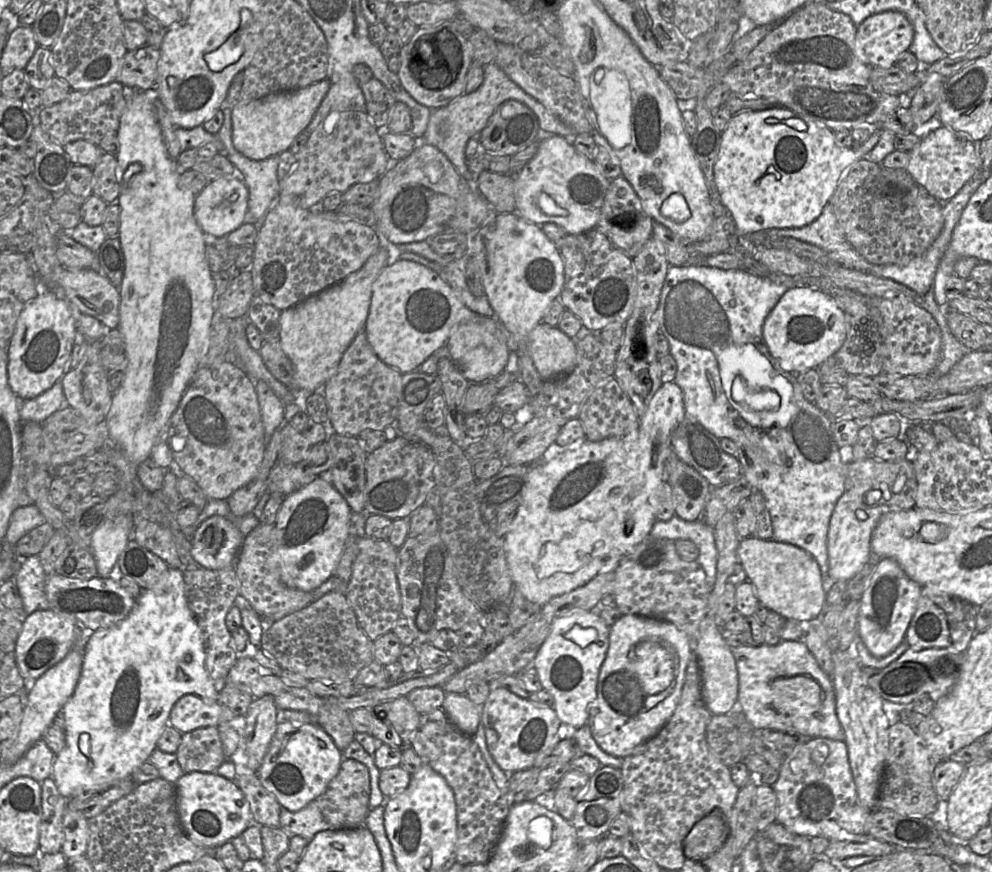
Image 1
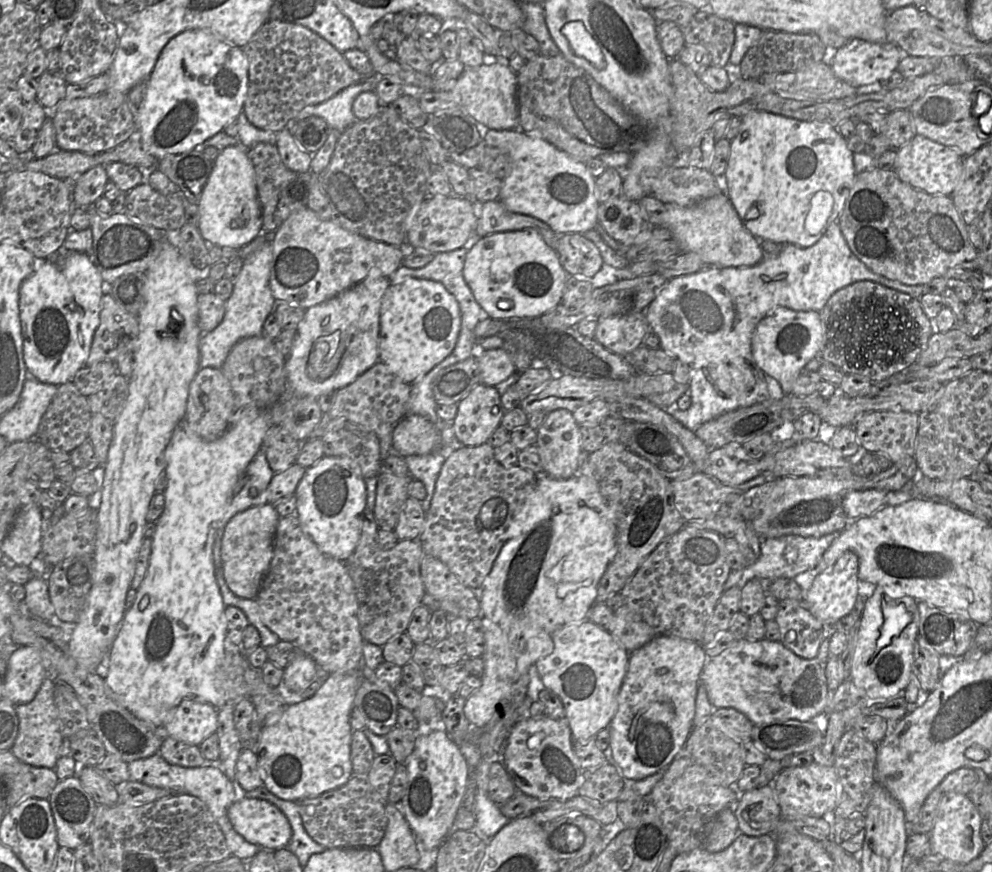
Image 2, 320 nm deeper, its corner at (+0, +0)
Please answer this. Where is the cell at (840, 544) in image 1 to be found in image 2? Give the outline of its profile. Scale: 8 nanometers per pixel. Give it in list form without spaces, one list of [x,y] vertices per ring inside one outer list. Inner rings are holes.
[[[852,551],[844,552],[825,572],[818,574],[811,584],[802,584],[803,604],[824,625],[831,625],[848,615],[858,597],[858,556]]]

